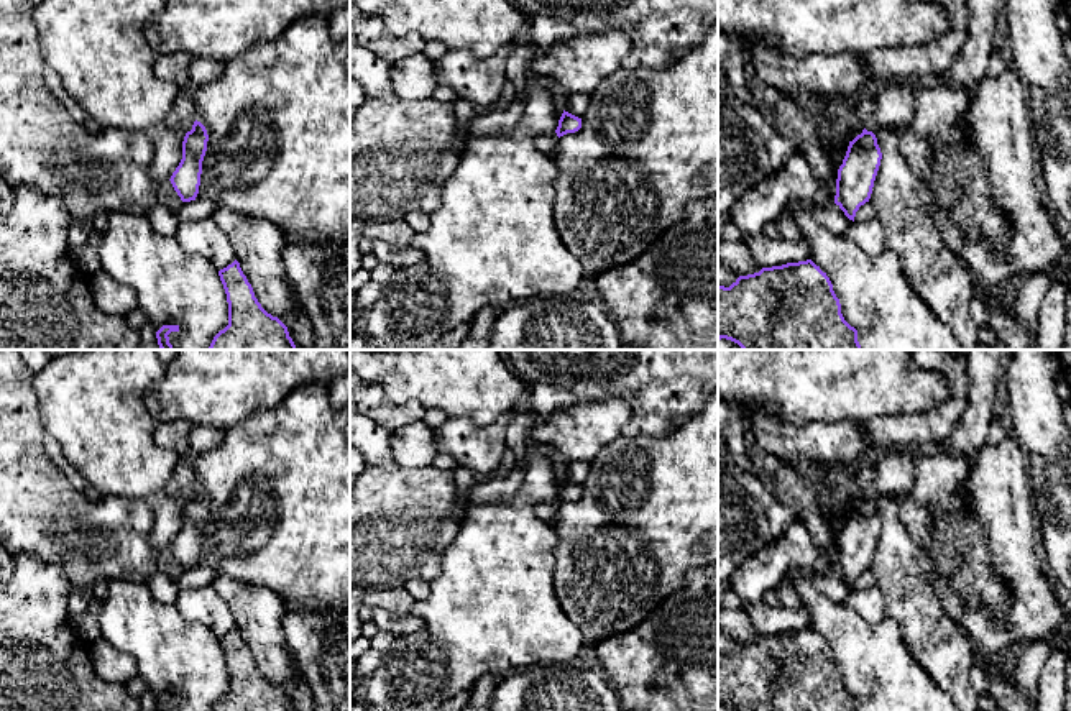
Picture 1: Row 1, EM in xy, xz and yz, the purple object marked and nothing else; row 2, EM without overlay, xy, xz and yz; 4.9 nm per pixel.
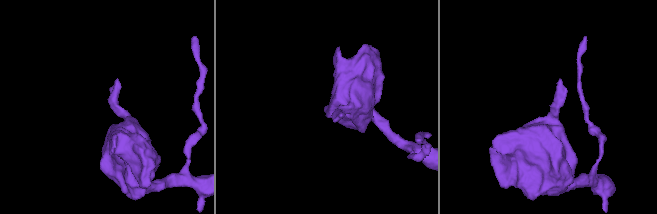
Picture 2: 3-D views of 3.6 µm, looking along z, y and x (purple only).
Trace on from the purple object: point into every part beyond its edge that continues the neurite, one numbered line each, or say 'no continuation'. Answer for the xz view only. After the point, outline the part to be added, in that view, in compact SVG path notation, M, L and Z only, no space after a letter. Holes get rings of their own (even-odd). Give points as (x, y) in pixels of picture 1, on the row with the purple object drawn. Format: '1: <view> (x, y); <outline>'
1: xz (546, 143); M552 131L552 133L537 136L536 141L534 141L534 144L536 144L542 153L552 154L554 149L555 149L557 141L558 141L558 136L557 136L555 131Z

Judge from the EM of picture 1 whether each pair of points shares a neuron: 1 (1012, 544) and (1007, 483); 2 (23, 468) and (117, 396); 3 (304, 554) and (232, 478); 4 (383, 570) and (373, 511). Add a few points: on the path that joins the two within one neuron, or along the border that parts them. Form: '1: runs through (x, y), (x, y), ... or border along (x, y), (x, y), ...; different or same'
1: runs through (1009, 529), (1007, 498); same
2: border along (35, 391), (45, 429); different
3: runs through (304, 524), (304, 514), (262, 473); same
4: runs through (383, 555), (383, 526); same

